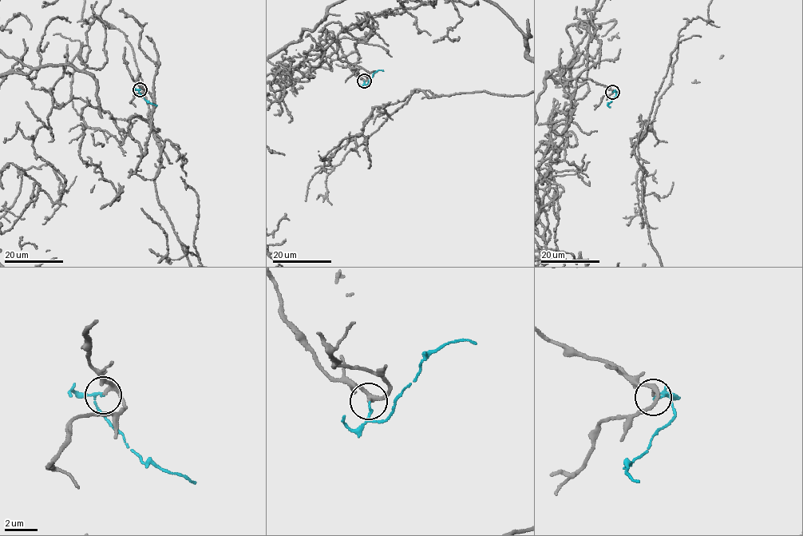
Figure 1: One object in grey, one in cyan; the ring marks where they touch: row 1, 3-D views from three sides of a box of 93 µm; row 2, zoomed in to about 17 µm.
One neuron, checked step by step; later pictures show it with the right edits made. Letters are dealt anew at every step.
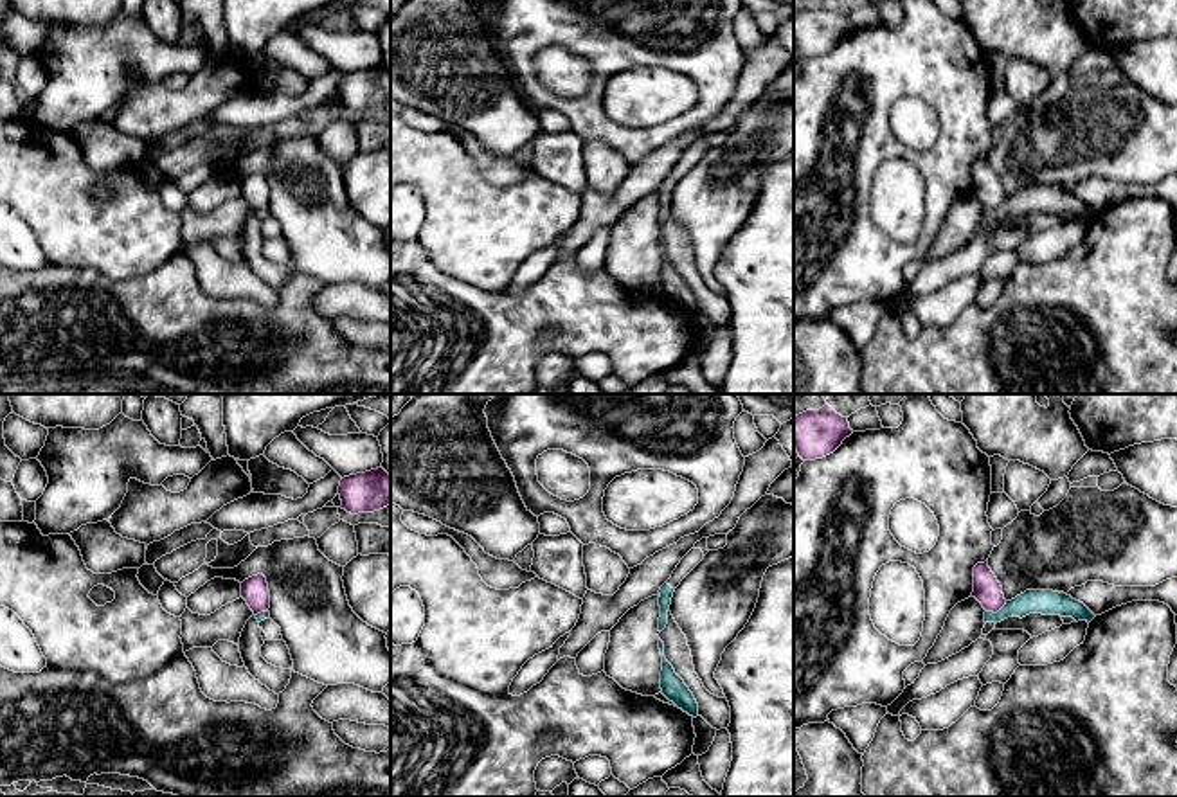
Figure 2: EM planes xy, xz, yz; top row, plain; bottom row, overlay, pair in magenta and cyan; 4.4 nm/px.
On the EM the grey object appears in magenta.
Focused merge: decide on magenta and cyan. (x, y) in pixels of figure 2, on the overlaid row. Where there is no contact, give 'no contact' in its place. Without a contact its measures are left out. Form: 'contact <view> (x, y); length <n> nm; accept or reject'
contact yz (996, 612); length 110 nm; reject

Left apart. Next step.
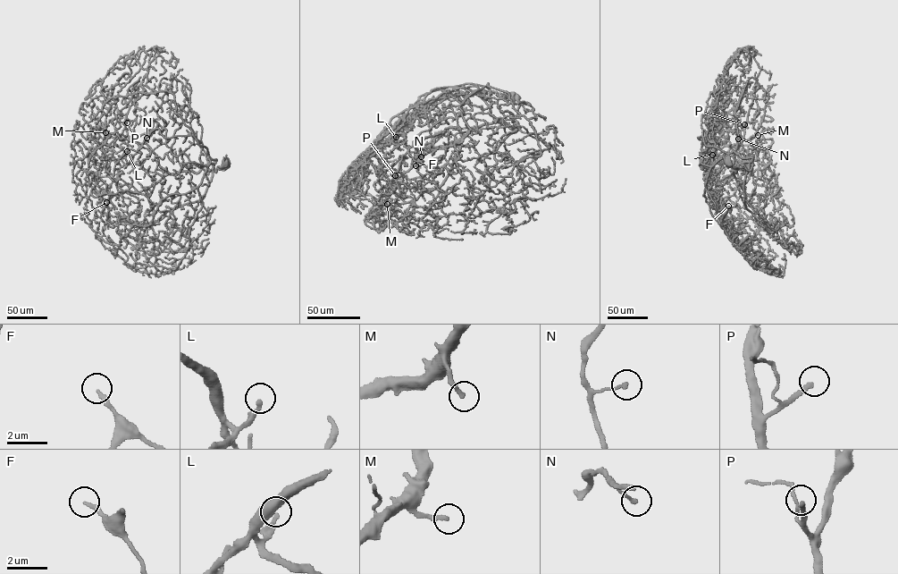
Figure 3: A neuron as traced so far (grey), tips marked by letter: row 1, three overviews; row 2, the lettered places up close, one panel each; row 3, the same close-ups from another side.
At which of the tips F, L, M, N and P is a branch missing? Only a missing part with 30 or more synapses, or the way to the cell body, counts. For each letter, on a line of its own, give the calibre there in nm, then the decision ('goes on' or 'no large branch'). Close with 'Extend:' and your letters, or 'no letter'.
F: calibre 190 nm; no large branch
L: calibre 240 nm; no large branch
M: calibre 220 nm; no large branch
N: calibre 160 nm; no large branch
P: calibre 200 nm; goes on
Extend: P

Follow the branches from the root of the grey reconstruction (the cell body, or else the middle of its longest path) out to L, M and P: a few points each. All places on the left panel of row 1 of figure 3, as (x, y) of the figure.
L: (226, 164), (215, 172), (216, 160), (192, 136), (165, 138), (158, 129), (141, 147), (127, 151)
M: (226, 164), (225, 169), (217, 166), (215, 172), (210, 164), (197, 173), (168, 173), (146, 144), (105, 132)
P: (226, 164), (215, 172), (210, 164), (197, 173), (168, 173), (148, 146), (129, 137), (127, 122)

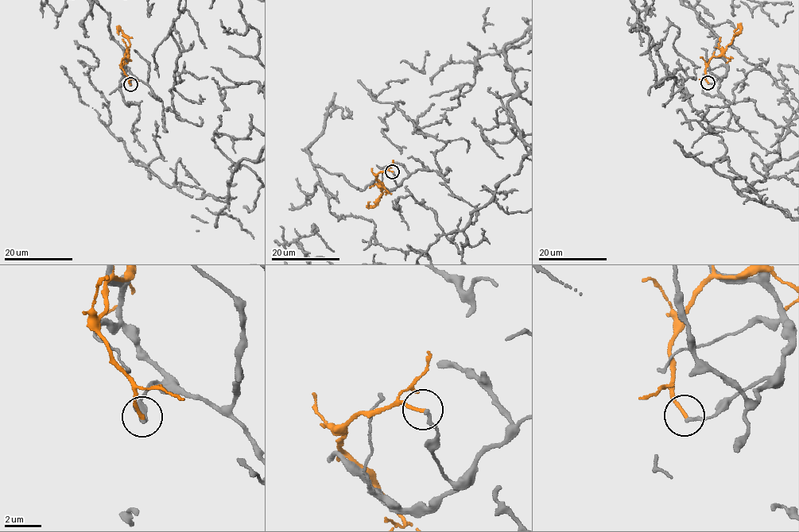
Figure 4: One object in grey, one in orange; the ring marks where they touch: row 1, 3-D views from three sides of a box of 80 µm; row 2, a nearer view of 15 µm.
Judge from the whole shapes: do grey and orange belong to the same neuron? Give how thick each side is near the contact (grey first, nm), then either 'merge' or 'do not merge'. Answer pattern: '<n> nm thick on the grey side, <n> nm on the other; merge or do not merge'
200 nm thick on the grey side, 200 nm on the other; do not merge

